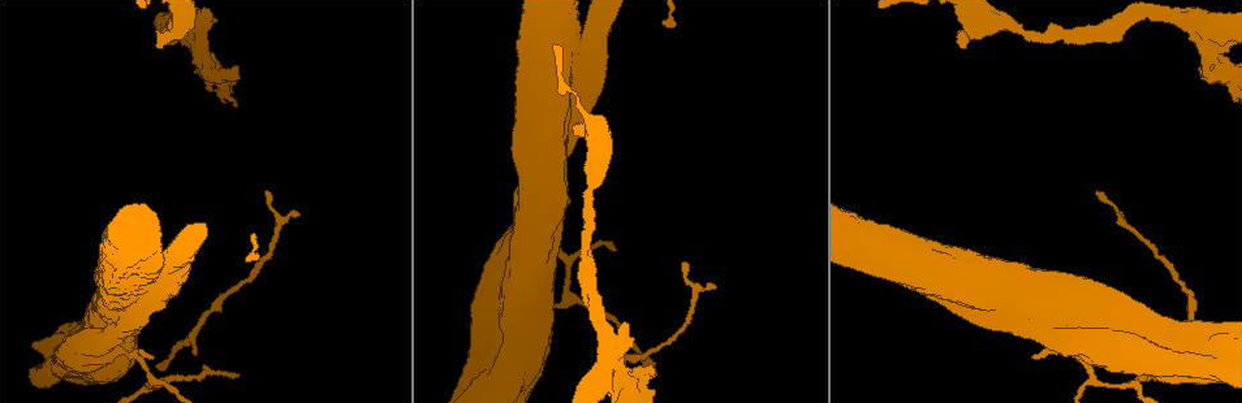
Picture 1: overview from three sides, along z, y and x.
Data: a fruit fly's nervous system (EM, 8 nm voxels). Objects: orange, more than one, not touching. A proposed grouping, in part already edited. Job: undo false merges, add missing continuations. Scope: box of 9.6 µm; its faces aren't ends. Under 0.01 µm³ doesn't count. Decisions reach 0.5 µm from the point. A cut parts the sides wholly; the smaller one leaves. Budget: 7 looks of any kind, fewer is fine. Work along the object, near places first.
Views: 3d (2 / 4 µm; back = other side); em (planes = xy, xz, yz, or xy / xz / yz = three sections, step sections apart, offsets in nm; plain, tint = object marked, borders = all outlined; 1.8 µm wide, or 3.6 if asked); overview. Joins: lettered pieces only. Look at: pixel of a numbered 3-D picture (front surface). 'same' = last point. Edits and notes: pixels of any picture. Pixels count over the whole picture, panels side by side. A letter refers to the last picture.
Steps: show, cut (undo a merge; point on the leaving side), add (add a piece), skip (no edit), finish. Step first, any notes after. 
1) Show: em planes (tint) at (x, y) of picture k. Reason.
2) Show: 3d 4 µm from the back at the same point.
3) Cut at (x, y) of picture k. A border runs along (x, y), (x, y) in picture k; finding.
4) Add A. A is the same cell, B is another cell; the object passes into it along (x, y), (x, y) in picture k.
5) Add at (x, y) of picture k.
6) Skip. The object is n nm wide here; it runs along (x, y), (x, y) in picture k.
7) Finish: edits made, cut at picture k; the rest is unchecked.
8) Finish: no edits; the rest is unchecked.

Show: 3d 4 µm at (567, 53) of picture 1. Narrows sharply.

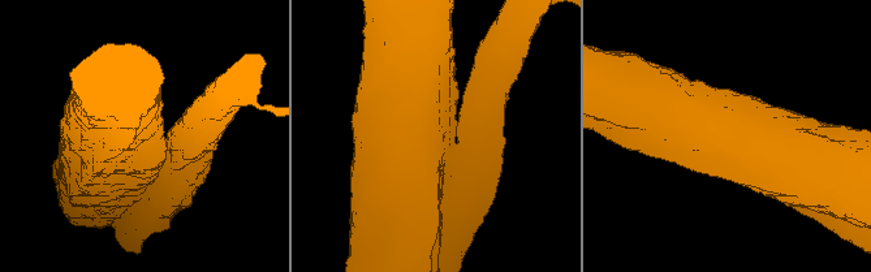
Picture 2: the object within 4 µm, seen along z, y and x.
Show: em 3.6 µm xz step 16 (borders) at (442, 137) of picture 2. Now the EM.

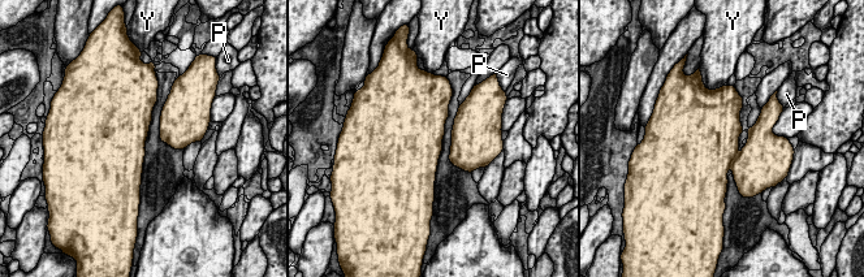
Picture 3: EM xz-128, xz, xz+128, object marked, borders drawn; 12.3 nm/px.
Show: em 3.6 µm planes (borders) at the same point.

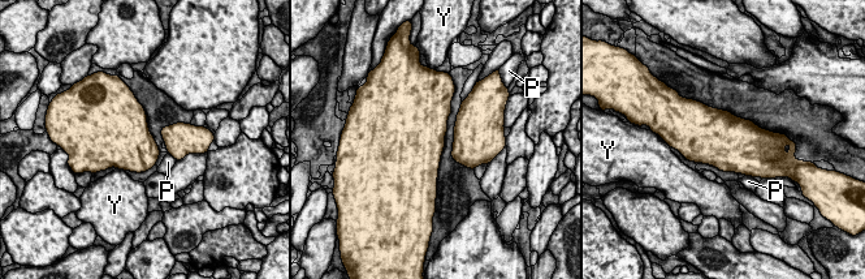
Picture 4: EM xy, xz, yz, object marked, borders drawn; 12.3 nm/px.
Skip. P and Y are other cells; a border runs along (168, 153), (177, 161) in picture 4; one neuron here.

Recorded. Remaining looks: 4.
Show: em planes (plain) at (109, 343) of picture 1. Closes a loop.

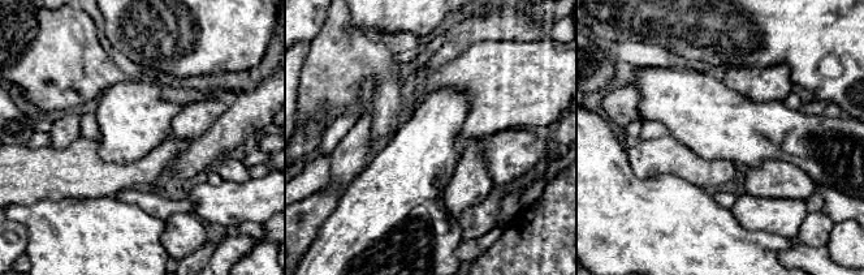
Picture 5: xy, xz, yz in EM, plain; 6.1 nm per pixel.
Show: em planes (tint) at the same point.

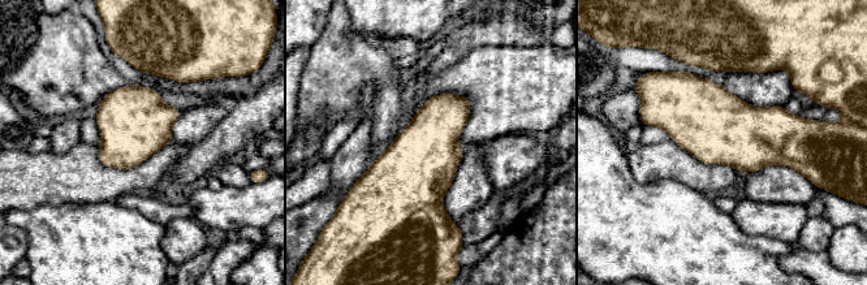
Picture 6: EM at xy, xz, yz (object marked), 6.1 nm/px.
Show: em planes (borders) at the same point. See the neighbours.

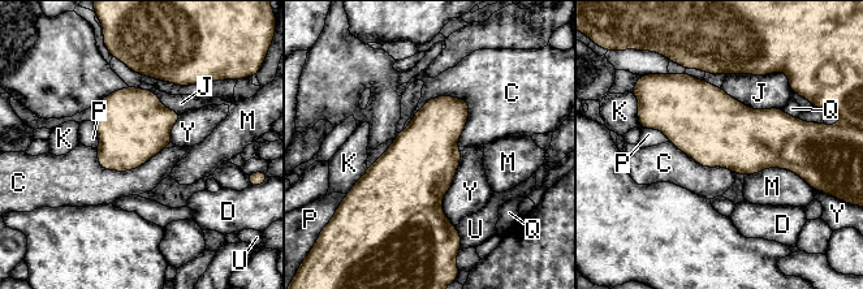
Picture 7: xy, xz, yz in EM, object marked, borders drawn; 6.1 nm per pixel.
Skip. The object is 440 nm wide here; C, D, J, K, M, P, Q, U and Y are other cells; a border runs along (469, 102), (434, 96), (404, 129) in picture 7; all the same neuron.

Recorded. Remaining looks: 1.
Show: em planes (borders) at (1222, 66) of picture 1. Abrupt turn.

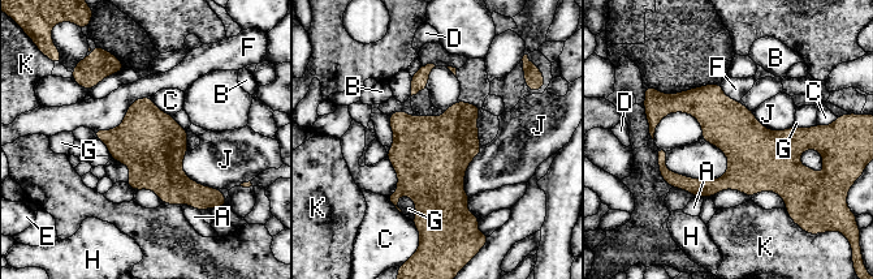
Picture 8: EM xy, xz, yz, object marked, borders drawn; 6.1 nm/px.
Skip. The object is 320 nm wide here; A, B, C, D, E, F, G, H, J and K are other cells; a border runs along (151, 95), (117, 127), (93, 131) in picture 8; continuous, no second neuron.

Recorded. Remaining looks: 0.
Finish: no edits; the rest is unchecked.

